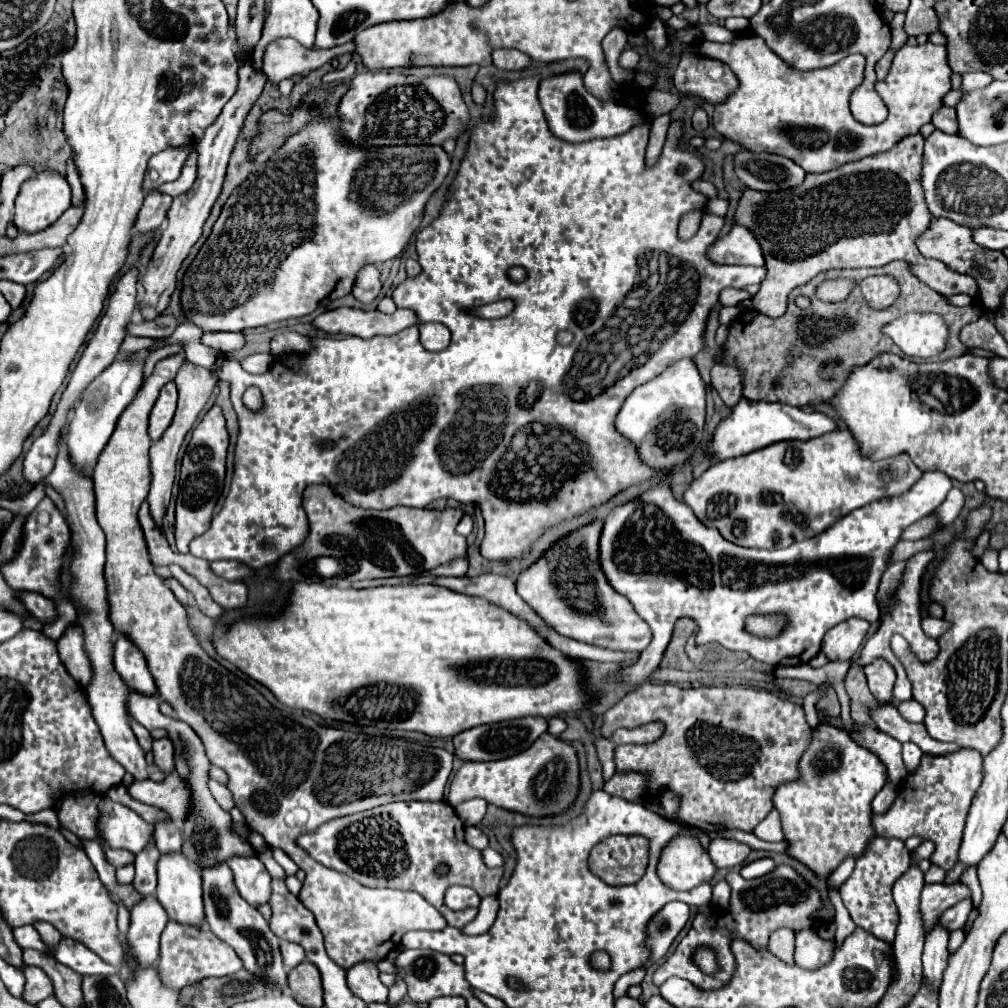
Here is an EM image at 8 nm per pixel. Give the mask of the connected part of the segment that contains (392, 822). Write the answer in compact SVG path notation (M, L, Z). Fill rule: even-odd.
M392 802L384 804L360 814L344 816L330 820L328 824L322 824L316 832L304 834L298 840L298 846L302 846L306 852L310 852L312 858L316 858L320 864L338 870L342 874L348 874L350 878L358 880L364 886L370 888L400 888L400 890L414 890L420 896L424 896L444 918L450 926L462 928L476 916L476 908L466 908L452 912L444 906L444 892L450 886L468 886L478 892L478 896L494 896L498 892L500 878L504 874L502 868L486 868L480 860L480 850L470 848L464 842L464 830L460 818L454 814L454 808L446 802ZM438 864L448 864L450 872L446 876L436 876L434 870Z

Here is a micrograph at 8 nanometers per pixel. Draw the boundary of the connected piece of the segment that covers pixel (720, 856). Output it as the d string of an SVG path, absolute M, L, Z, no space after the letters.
M714 838L708 852L716 868L734 868L746 860L746 856L750 854L750 846L732 838Z

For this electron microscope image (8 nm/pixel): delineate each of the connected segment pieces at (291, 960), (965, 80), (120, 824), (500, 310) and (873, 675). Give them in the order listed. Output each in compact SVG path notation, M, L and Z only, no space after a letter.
M282 940L282 942L280 942L280 950L282 950L284 966L286 966L288 970L292 970L292 968L298 966L300 962L304 962L304 950L302 950L298 944Z
M966 72L966 74L962 74L962 90L964 92L984 88L990 82L992 82L992 78L988 74L984 74L984 72Z
M102 798L100 834L108 846L128 850L136 856L154 840L154 826L144 822L134 810Z
M498 300L498 302L492 302L492 304L480 306L474 312L482 318L502 318L502 316L508 316L514 310L514 306L516 306L514 300Z
M876 658L870 664L864 666L864 674L868 678L868 688L878 700L892 700L892 686L896 680L894 668L882 660Z

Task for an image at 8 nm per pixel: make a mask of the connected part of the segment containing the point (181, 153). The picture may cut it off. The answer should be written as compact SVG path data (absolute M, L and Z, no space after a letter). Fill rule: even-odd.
M188 146L188 148L168 148L168 150L158 152L156 156L150 158L148 170L156 170L158 178L160 178L156 186L172 182L180 176L182 164L190 156L190 150L192 150L192 146Z

